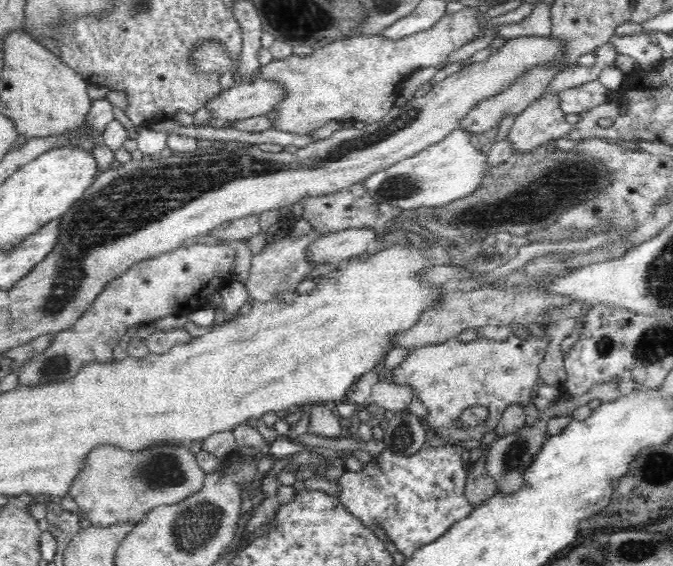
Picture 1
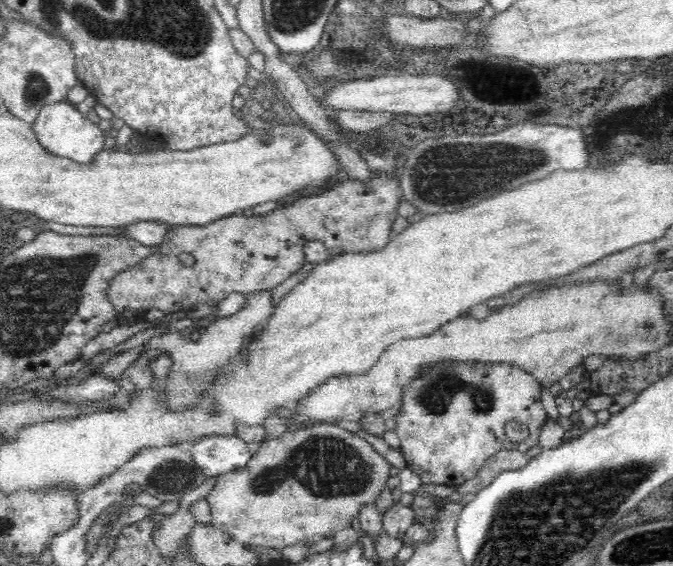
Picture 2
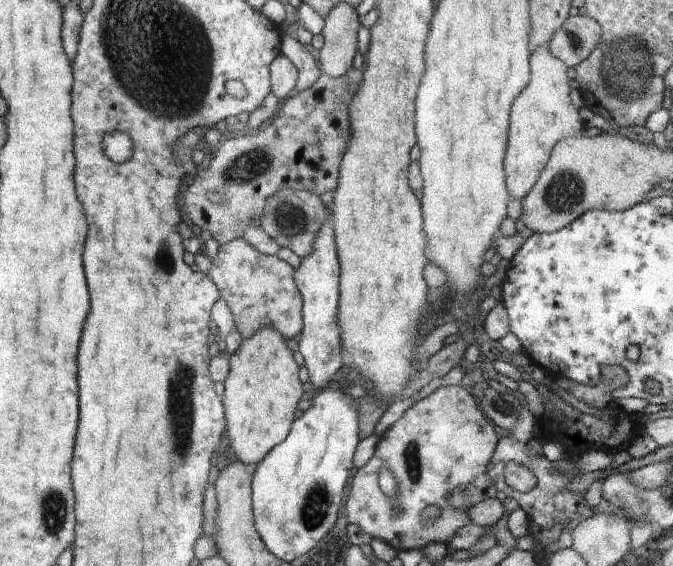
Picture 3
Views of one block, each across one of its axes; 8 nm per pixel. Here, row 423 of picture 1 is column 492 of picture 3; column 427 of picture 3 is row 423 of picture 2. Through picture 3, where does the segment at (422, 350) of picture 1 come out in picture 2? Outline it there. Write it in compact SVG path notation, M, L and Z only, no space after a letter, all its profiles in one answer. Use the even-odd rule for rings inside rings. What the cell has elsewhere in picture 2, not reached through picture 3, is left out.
M482 363L442 364L442 368L430 367L422 380L414 380L406 388L399 414L396 416L396 434L400 439L399 450L410 469L418 473L422 484L446 484L460 486L472 480L496 452L502 450L526 453L538 444L539 434L550 419L542 400L542 387L538 380L520 367L504 364L502 368L482 368ZM508 422L526 424L529 436L521 443L512 443L504 434Z

